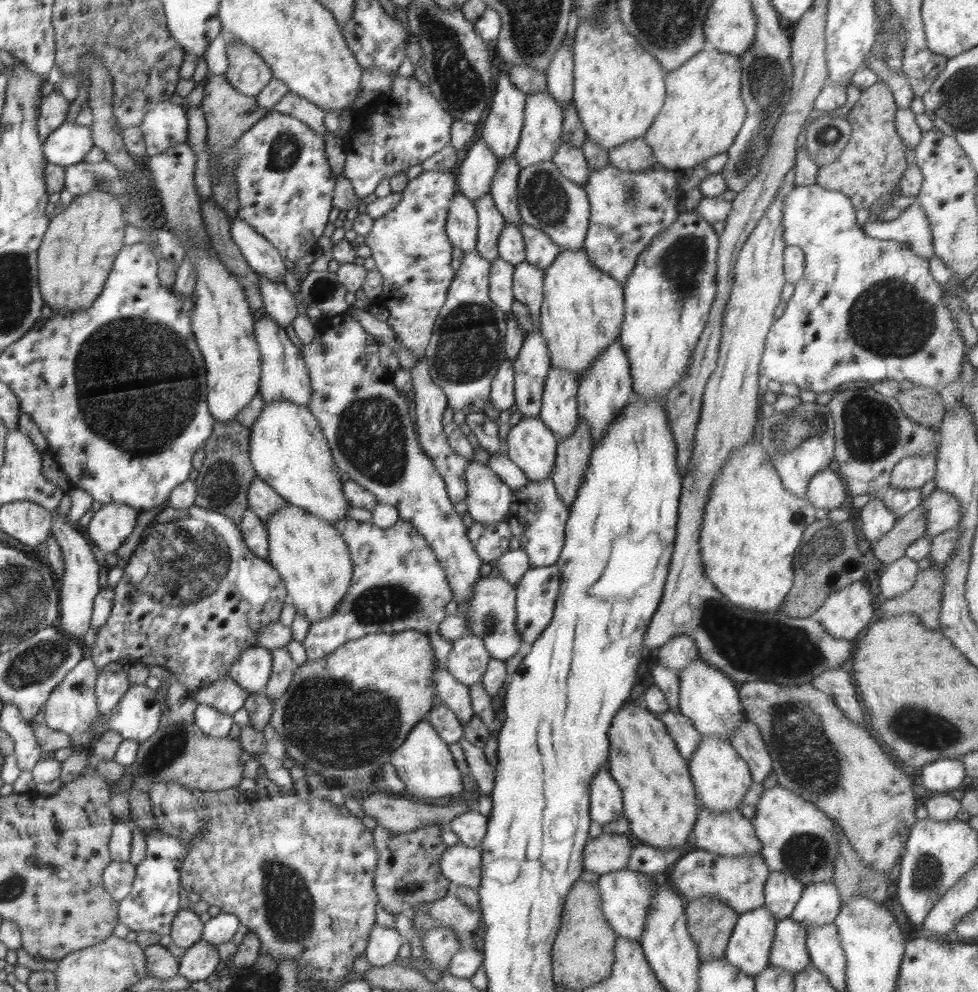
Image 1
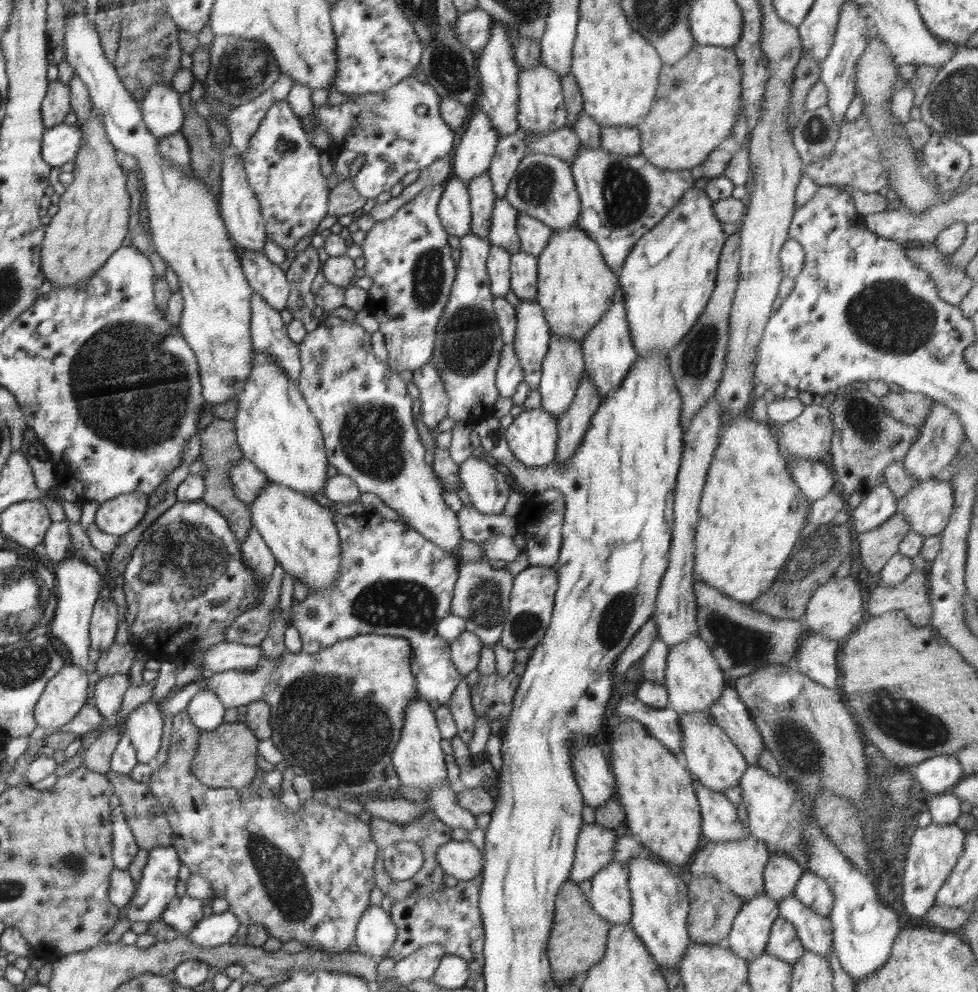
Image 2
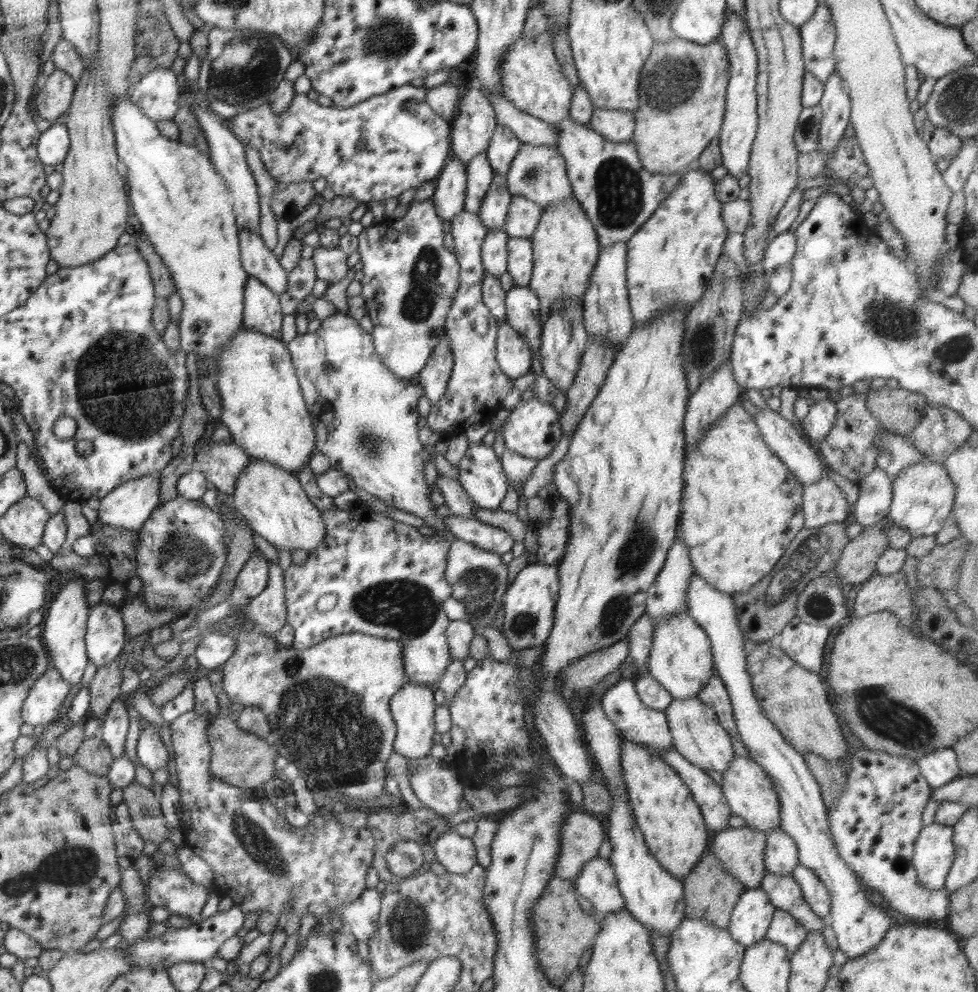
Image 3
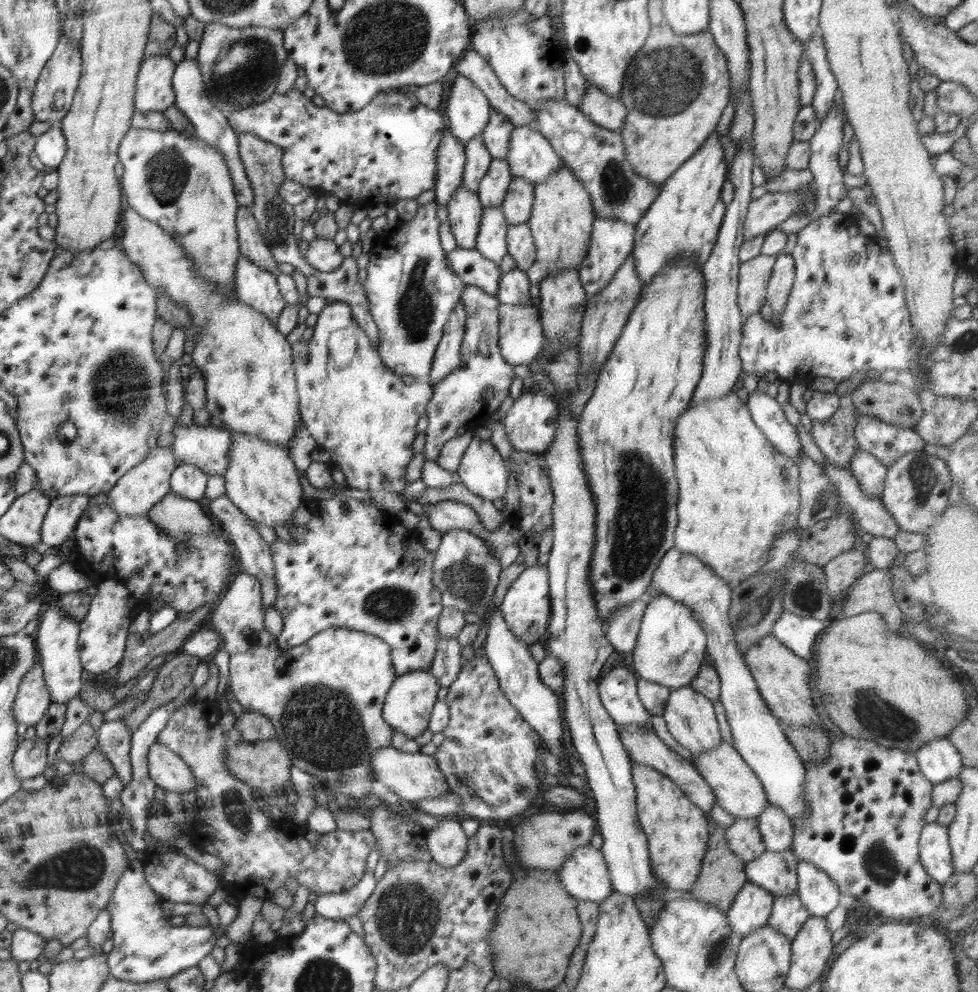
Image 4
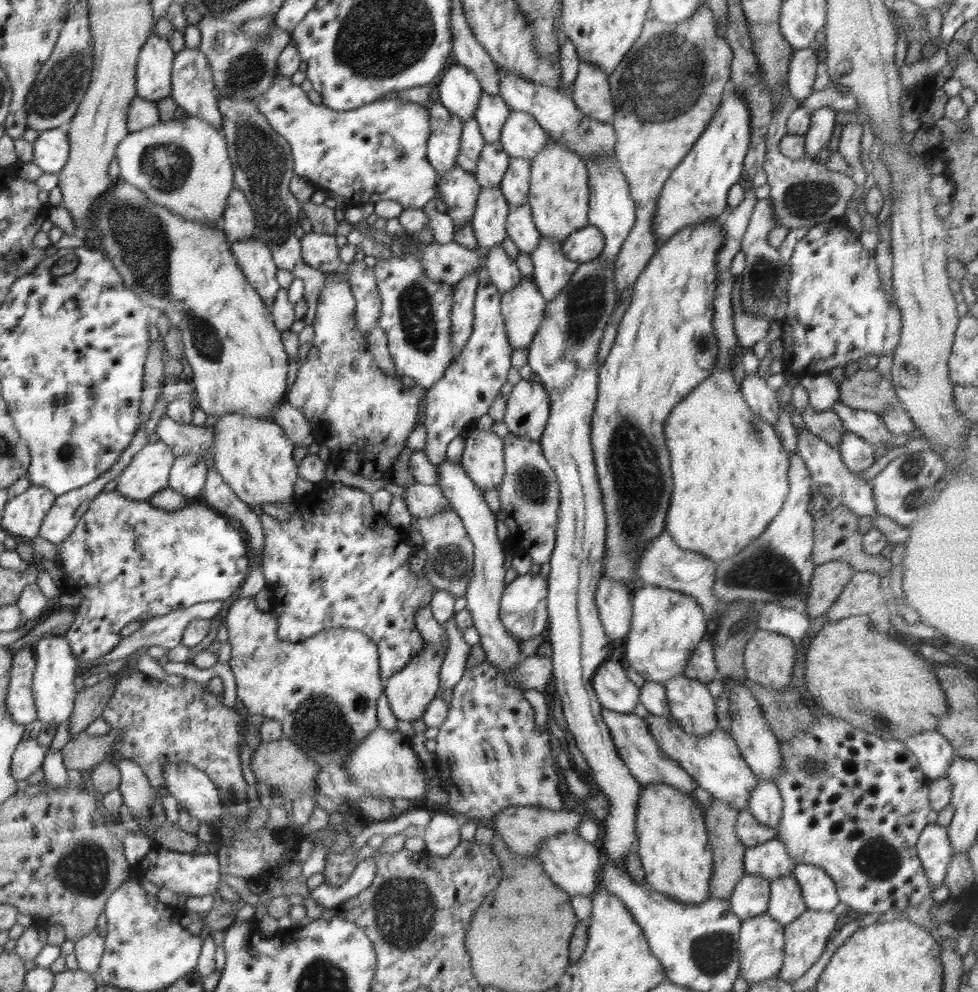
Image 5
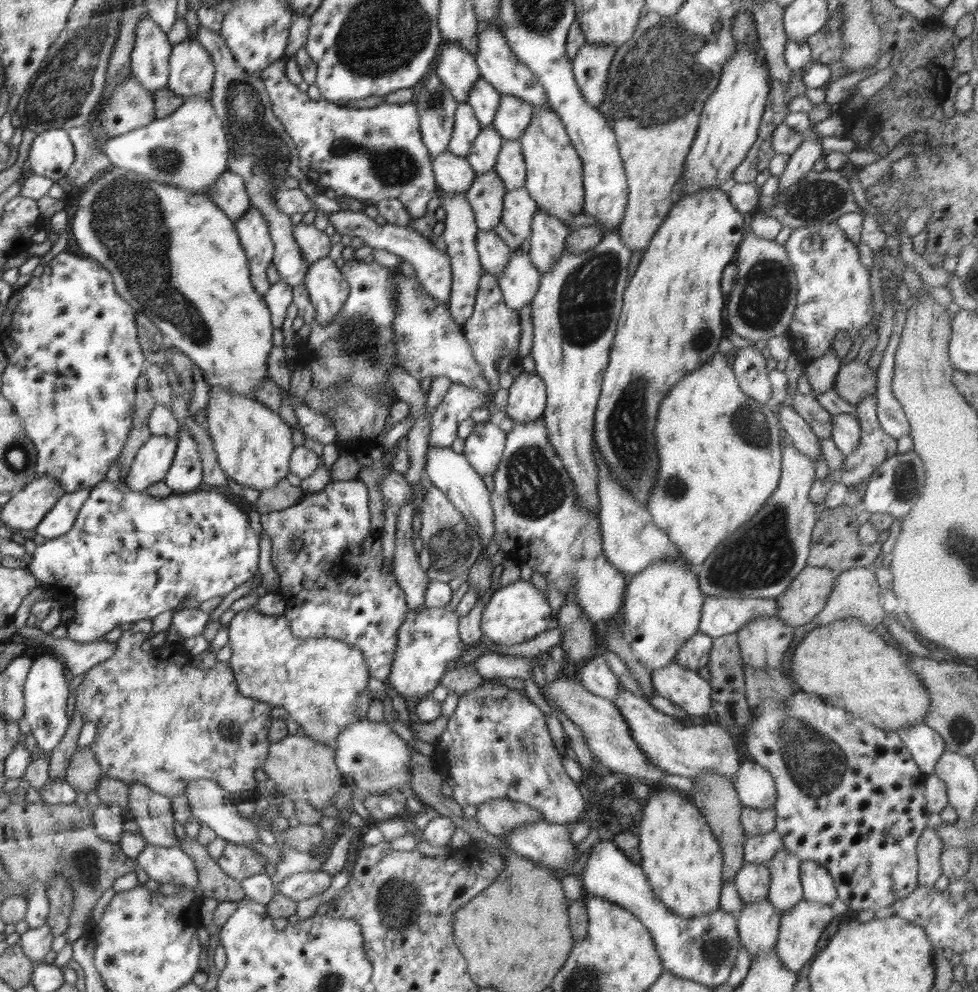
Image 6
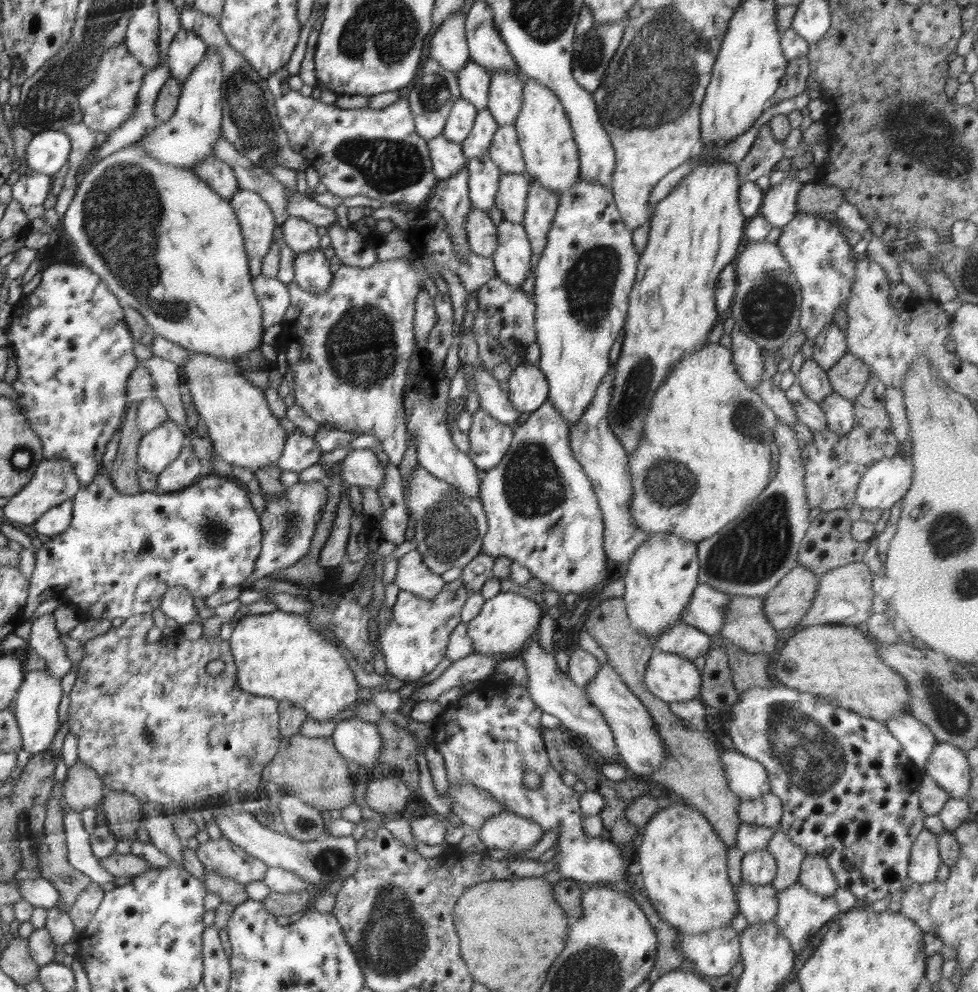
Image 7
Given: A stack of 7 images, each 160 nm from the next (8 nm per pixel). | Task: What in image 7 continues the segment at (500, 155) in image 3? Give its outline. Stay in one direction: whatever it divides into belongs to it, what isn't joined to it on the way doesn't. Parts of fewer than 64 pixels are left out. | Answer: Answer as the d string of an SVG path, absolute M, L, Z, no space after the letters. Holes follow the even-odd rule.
M469 60L464 68L456 73L456 76L460 96L473 104L478 111L487 108L490 88L489 72L473 60Z

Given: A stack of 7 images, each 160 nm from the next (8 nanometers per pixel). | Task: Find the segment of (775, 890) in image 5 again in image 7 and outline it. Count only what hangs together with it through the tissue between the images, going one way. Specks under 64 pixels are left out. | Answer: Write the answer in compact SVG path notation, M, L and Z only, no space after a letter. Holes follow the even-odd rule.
M779 827L770 839L767 851L776 859L777 873L772 879L771 885L776 889L777 893L799 882L802 861L805 859L806 854Z

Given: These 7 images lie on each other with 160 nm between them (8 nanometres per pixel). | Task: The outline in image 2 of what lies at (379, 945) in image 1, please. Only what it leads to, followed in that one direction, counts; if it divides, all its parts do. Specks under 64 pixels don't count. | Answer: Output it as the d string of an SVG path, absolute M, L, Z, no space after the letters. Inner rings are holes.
M369 905L360 916L354 940L359 952L380 960L396 941L396 926L381 907Z

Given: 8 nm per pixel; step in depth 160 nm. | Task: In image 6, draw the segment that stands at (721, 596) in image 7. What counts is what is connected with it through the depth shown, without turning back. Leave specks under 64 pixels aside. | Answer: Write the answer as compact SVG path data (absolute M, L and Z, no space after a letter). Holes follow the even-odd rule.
M705 596L702 607L699 631L710 635L713 639L730 633L736 633L745 624L761 616L777 618L779 606L775 599L765 598L722 598L720 596Z

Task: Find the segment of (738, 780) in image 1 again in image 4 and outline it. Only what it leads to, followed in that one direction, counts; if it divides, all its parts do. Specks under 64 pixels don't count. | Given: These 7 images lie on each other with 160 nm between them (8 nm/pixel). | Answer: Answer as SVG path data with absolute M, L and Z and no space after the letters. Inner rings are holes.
M681 686L680 689L670 690L670 697L664 707L662 718L666 721L666 726L676 742L692 753L708 752L723 741L714 714L713 702L690 686Z

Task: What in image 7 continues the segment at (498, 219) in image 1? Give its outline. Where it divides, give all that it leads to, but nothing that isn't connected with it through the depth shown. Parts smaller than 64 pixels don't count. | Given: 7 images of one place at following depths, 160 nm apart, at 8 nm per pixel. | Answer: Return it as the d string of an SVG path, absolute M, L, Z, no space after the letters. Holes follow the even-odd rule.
M462 97L454 101L448 120L446 121L443 135L452 142L462 143L472 130L477 108Z

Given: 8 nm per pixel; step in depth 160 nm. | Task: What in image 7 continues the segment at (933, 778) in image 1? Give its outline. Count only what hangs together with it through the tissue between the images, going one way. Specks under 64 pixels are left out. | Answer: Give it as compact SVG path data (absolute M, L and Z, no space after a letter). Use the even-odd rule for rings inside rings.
M899 714L884 722L888 730L898 739L910 760L918 769L924 769L936 746L933 732L910 714Z

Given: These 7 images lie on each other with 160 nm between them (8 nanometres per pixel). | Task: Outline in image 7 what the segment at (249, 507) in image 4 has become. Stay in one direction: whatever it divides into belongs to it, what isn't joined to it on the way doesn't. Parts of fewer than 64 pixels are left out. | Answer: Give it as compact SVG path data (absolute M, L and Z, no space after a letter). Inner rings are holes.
M192 352L180 367L180 376L189 386L200 419L208 427L215 455L229 465L249 468L255 474L278 463L287 433L268 407L263 390L242 374L238 363Z

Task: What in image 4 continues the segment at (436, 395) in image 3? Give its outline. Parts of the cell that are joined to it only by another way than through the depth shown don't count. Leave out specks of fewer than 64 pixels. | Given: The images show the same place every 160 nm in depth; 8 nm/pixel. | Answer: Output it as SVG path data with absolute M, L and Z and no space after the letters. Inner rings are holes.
M461 300L444 325L443 335L438 343L433 365L429 370L427 381L431 387L445 379L460 363L460 349L464 338L465 320L467 314Z

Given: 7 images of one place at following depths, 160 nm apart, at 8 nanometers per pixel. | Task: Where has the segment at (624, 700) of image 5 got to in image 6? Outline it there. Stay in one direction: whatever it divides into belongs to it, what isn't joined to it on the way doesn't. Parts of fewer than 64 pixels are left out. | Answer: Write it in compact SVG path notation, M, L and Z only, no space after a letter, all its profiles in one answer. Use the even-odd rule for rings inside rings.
M595 655L578 668L578 680L585 690L614 702L620 695L621 682L606 659L602 655Z

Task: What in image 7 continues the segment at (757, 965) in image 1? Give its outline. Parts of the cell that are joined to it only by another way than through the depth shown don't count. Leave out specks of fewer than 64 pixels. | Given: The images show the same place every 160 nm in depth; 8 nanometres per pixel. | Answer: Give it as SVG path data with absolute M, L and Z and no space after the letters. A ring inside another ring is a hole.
M767 848L744 855L741 861L741 878L756 886L771 884L777 873L776 859Z

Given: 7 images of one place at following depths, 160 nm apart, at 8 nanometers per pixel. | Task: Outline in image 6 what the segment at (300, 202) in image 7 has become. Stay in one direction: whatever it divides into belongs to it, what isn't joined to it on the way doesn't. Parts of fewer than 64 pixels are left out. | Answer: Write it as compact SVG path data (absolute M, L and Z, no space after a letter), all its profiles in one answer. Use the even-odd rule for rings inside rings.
M339 212L326 213L328 224L334 226L335 232L350 234L350 236L358 236L362 238L364 244L371 246L373 249L388 250L396 256L400 256L403 260L407 260L412 264L412 268L416 271L418 282L425 291L434 298L435 301L446 303L449 306L449 296L451 295L451 260L450 255L446 251L436 249L434 244L427 238L424 238L419 232L416 232L408 225L397 225L386 223L378 225L363 212Z

